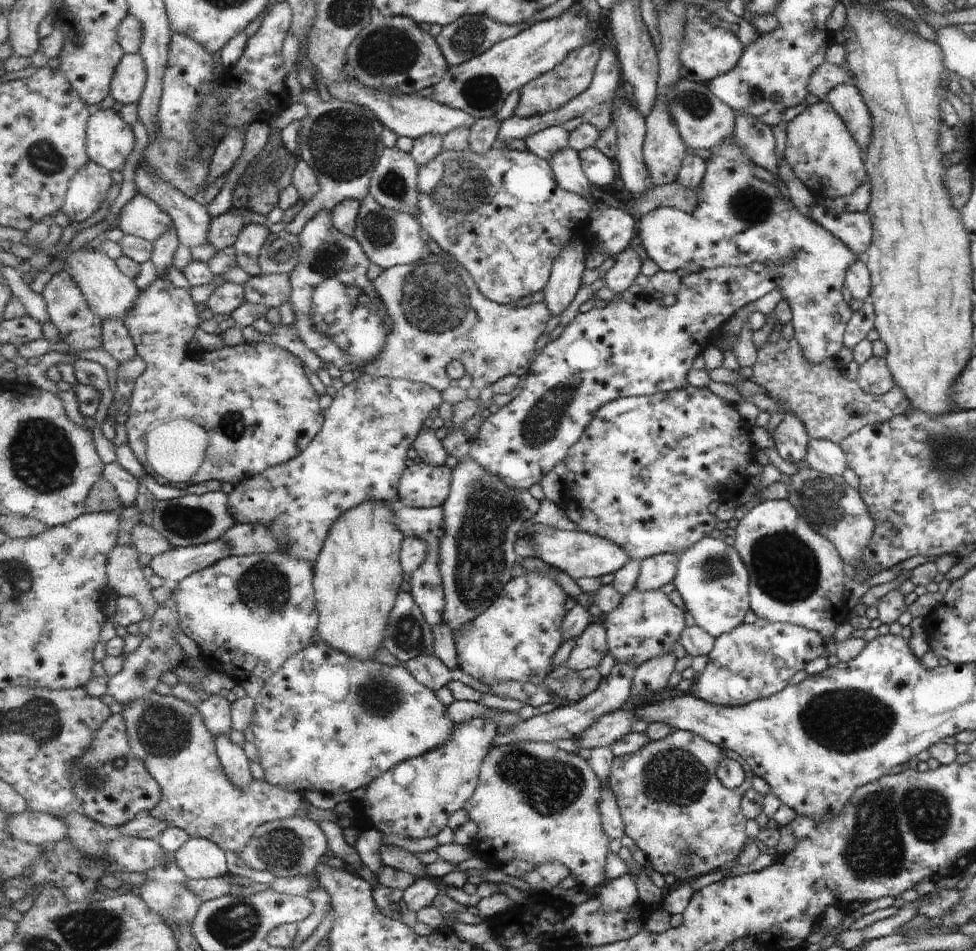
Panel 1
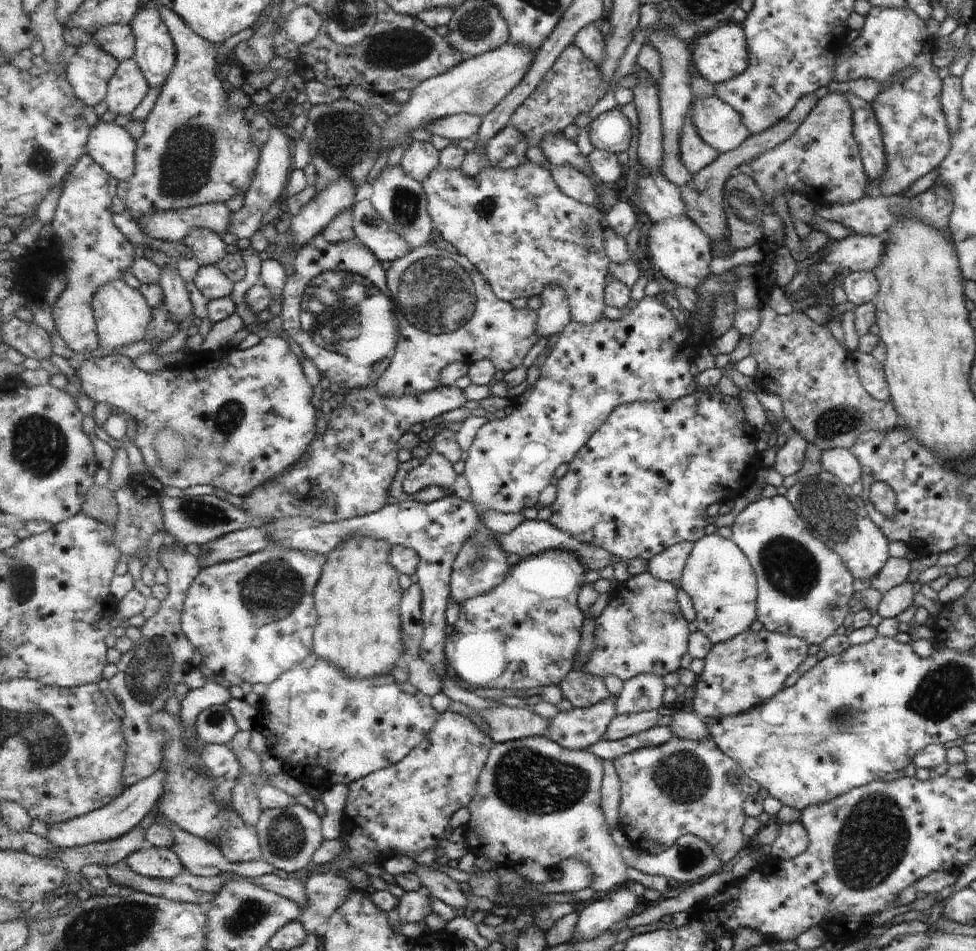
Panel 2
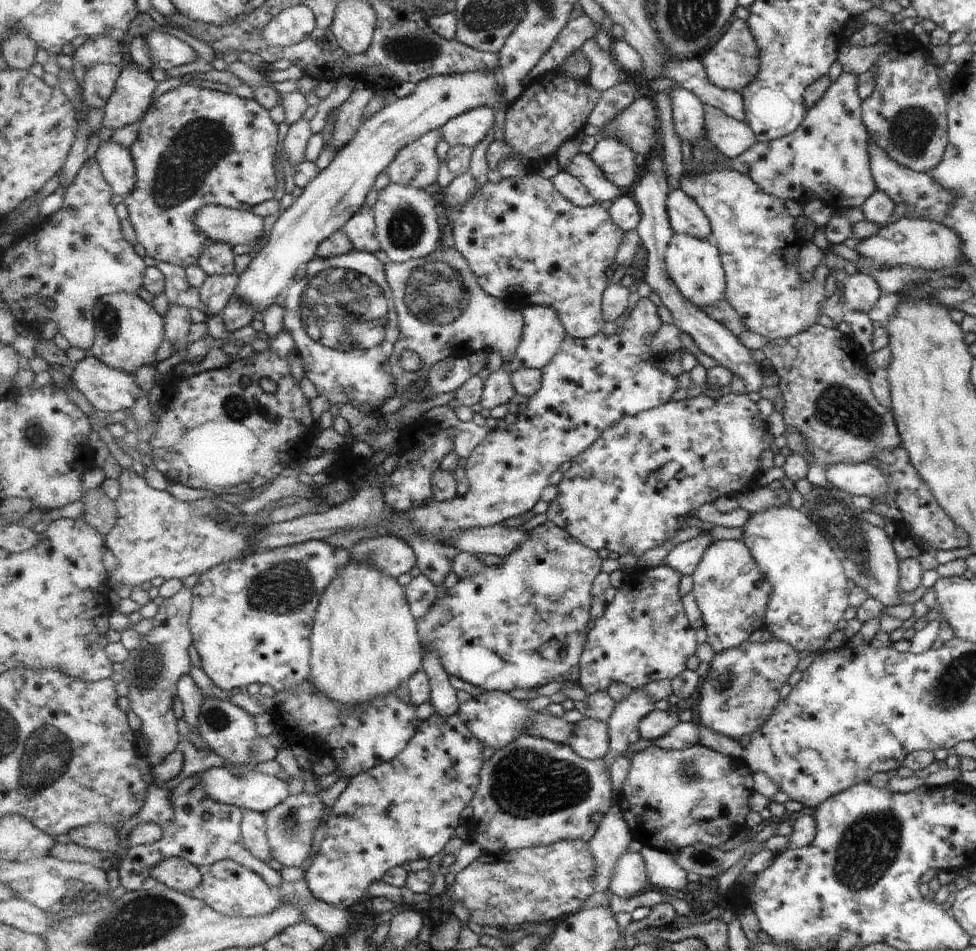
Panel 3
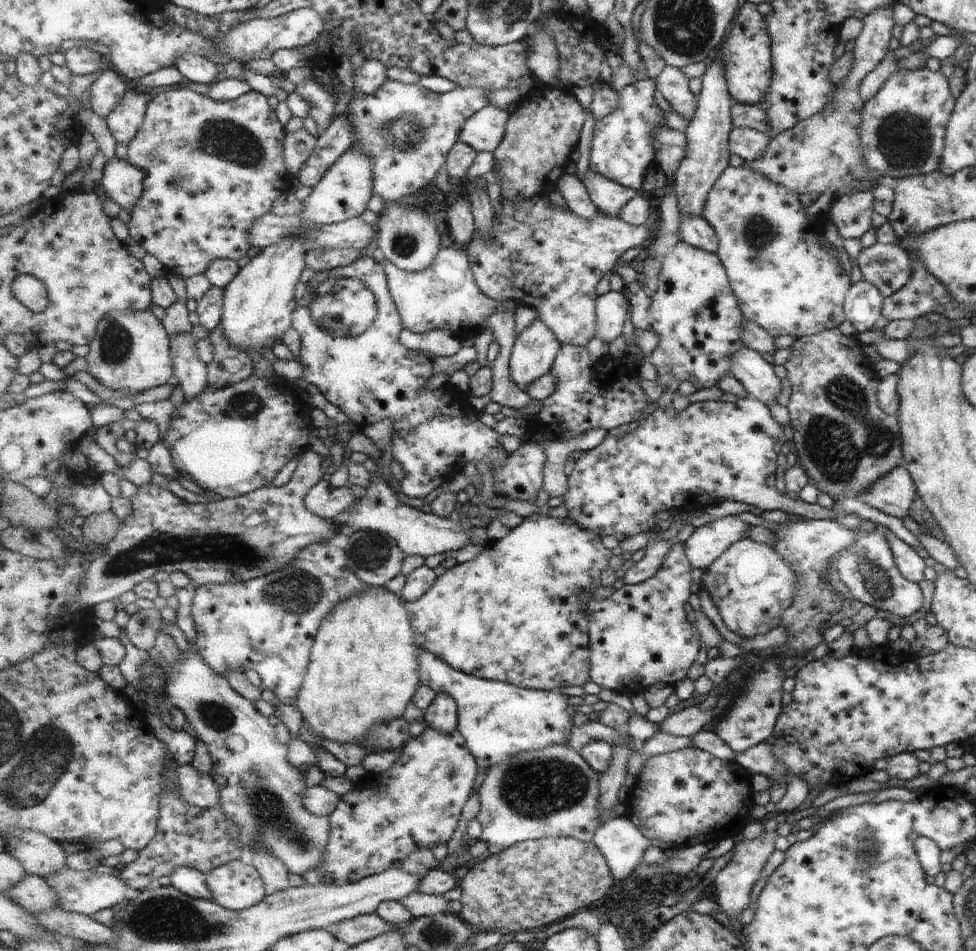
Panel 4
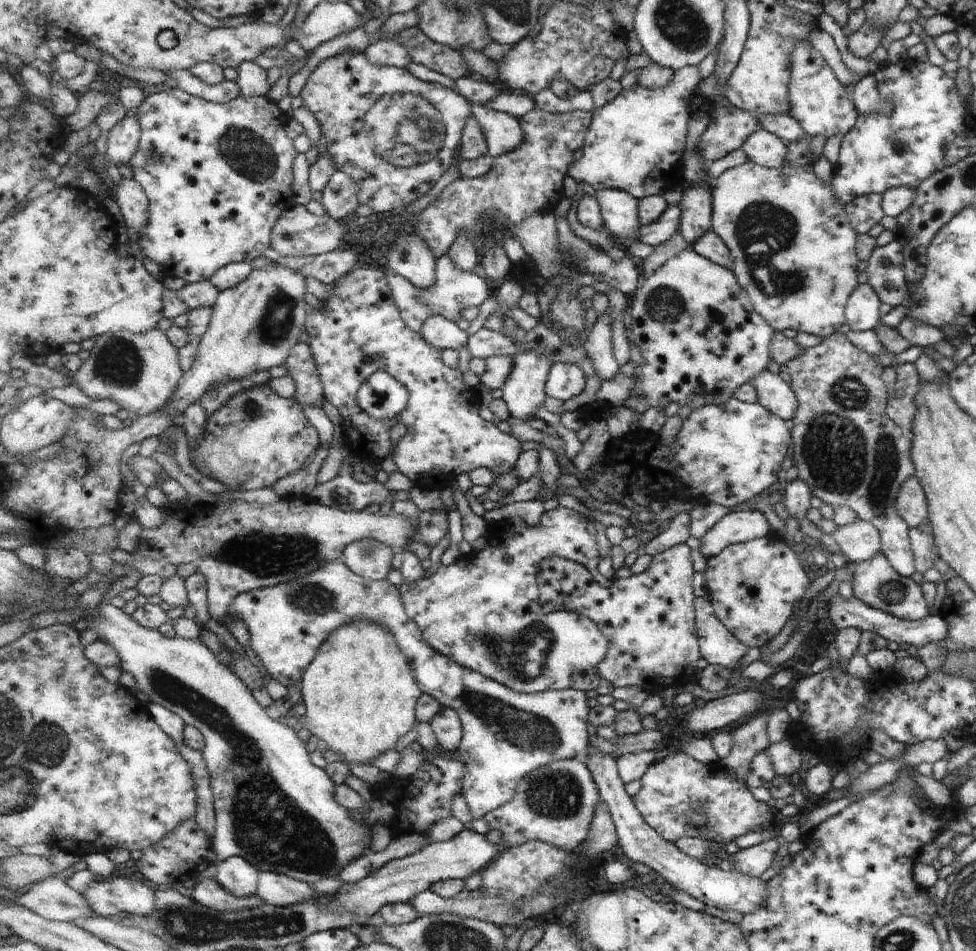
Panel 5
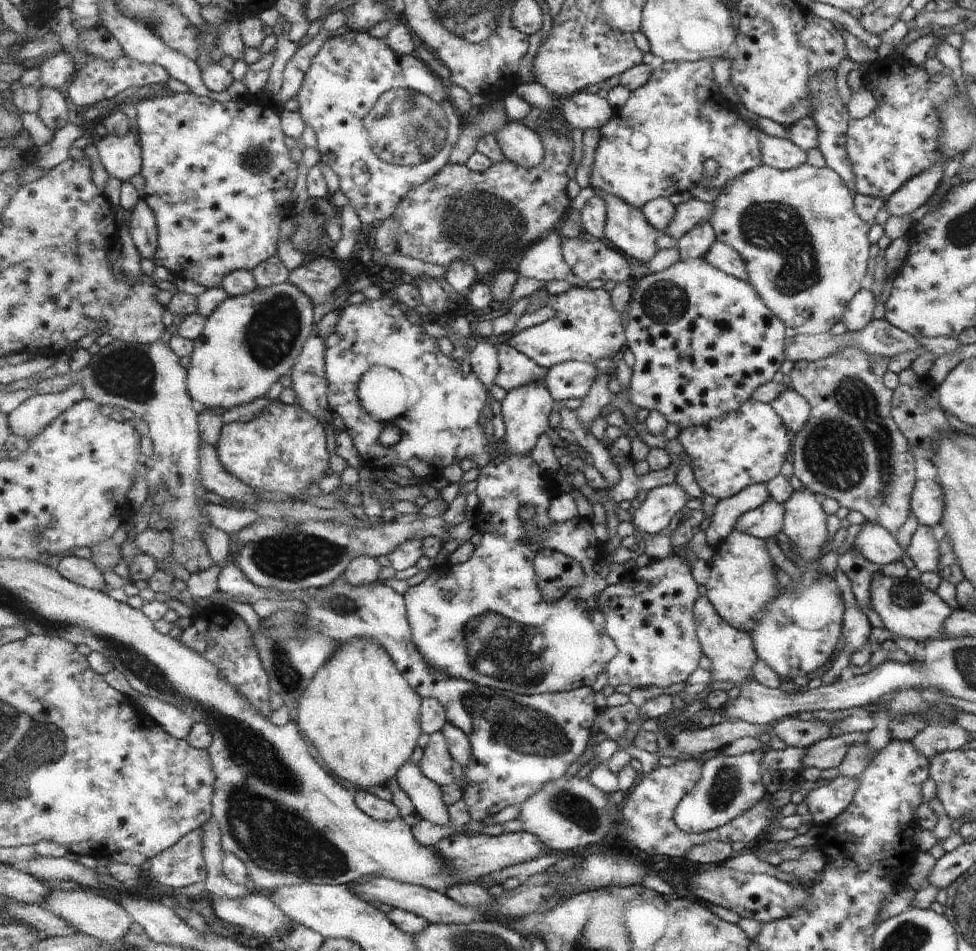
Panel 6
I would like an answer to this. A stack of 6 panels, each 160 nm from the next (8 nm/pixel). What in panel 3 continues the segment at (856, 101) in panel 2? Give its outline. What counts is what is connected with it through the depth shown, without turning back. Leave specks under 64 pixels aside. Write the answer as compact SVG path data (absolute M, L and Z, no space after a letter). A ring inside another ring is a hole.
M871 137L866 138L866 151L869 161L870 175L878 191L883 192L893 204L903 204L903 217L906 219L923 219L926 221L939 221L950 209L952 194L943 190L933 182L926 173L916 173L908 168L899 166L892 161L884 150L881 150Z

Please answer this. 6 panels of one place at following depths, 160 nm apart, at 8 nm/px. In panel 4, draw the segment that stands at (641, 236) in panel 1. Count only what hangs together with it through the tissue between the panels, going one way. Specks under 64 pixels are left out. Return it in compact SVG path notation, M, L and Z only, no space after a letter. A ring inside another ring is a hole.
M681 241L675 246L675 252L665 260L663 270L659 276L657 294L651 298L651 332L659 337L658 346L665 348L671 358L670 380L678 380L679 384L685 380L696 384L700 390L716 386L723 375L730 374L730 354L744 342L740 339L740 322L745 319L739 308L739 298L735 296L730 284L730 275L726 266L718 257L691 243Z

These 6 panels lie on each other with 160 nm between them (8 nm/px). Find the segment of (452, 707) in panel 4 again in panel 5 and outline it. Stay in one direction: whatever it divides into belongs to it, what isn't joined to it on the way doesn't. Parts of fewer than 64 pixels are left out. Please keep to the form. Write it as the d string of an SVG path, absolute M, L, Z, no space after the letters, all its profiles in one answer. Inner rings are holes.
M442 705L439 712L430 720L440 746L457 755L464 735L459 713L451 707Z

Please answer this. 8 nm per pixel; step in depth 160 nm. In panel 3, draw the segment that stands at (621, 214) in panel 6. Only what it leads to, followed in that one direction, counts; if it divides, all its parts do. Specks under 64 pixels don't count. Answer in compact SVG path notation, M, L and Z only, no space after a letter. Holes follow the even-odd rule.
M576 154L567 164L566 170L581 180L599 204L608 207L623 194L623 190L607 178L603 169L594 161L594 158L591 158L590 154Z

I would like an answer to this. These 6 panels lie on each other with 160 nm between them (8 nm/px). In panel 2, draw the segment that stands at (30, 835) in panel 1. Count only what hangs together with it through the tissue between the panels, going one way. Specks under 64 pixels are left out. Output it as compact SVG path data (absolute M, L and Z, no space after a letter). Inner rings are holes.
M159 768L151 776L127 787L118 797L107 806L76 819L48 825L47 839L59 848L75 848L96 842L113 840L130 833L140 826L143 819L156 807L164 789L166 772Z

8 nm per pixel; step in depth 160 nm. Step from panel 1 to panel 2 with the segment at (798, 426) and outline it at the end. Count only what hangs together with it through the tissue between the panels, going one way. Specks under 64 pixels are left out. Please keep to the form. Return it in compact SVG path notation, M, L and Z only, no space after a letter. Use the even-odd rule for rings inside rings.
M793 431L791 436L787 437L787 441L777 448L771 466L773 470L781 476L797 474L805 461L803 458L805 443L806 440L797 431Z

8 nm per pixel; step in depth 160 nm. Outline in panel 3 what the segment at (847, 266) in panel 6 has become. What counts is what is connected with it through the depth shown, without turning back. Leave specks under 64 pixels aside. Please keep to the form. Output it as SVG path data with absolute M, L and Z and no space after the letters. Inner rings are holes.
M717 168L716 171L705 172L699 175L697 173L694 175L684 174L680 180L680 188L683 189L690 197L693 197L699 203L699 206L702 206L705 214L710 218L713 232L712 240L715 244L717 244L718 249L722 252L722 263L726 269L727 286L725 299L729 301L731 306L733 306L733 308L735 308L735 310L739 313L743 324L748 328L748 330L751 332L756 332L757 334L761 334L767 339L787 338L788 336L797 334L800 330L807 329L809 325L815 324L815 318L821 315L817 304L827 299L830 293L829 284L831 283L831 271L824 264L818 264L815 271L813 272L813 278L809 280L809 282L802 282L802 280L799 279L798 273L795 270L795 258L801 244L803 243L801 241L801 236L809 232L798 232L793 228L793 218L787 214L787 210L784 207L783 201L780 201L778 198L767 194L766 191L764 191L750 176L747 176L742 172L735 171L734 169L727 168L722 168L721 170Z

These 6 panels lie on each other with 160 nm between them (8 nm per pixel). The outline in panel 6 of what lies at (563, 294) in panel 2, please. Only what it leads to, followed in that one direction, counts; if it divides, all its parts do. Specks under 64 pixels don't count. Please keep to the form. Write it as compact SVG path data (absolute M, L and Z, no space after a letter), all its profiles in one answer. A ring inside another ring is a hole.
M533 381L519 388L507 392L506 397L501 402L504 424L506 426L505 450L508 454L527 454L530 453L537 444L541 435L550 430L549 416L555 410L551 392L546 387L545 382Z

